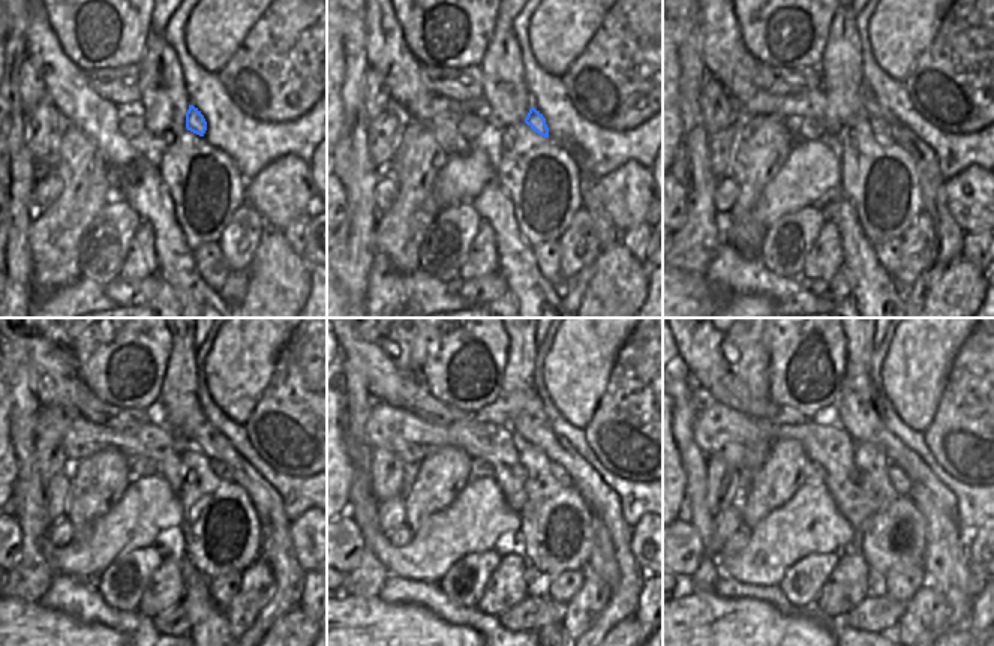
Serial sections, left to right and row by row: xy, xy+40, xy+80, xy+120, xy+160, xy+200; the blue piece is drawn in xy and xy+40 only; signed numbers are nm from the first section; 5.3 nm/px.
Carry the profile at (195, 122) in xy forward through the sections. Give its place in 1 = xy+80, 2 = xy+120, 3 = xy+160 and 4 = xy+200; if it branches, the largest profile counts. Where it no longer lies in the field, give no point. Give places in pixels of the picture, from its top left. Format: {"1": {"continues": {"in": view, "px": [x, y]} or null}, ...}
{"1": {"continues": {"in": "xy+80", "px": [880, 129]}}, "2": {"continues": {"in": "xy+120", "px": [219, 469]}}, "3": {"continues": {"in": "xy+160", "px": [564, 478]}}, "4": {"continues": {"in": "xy+200", "px": [900, 481]}}}

